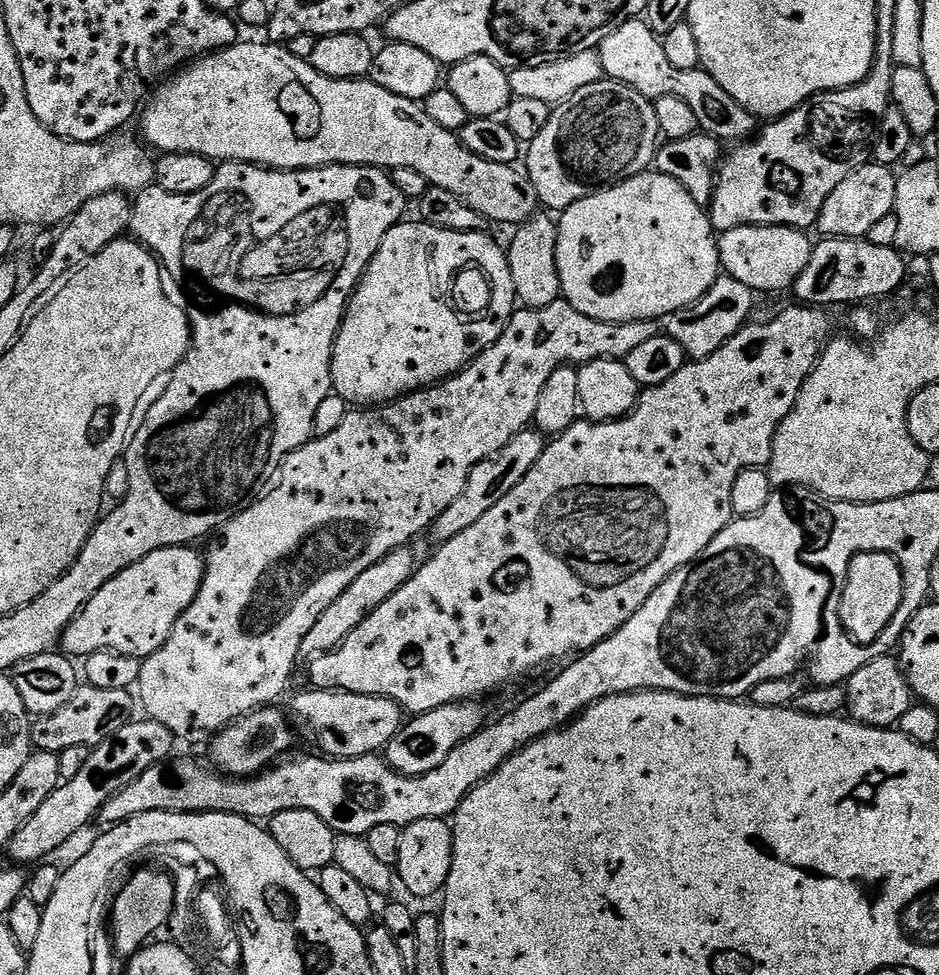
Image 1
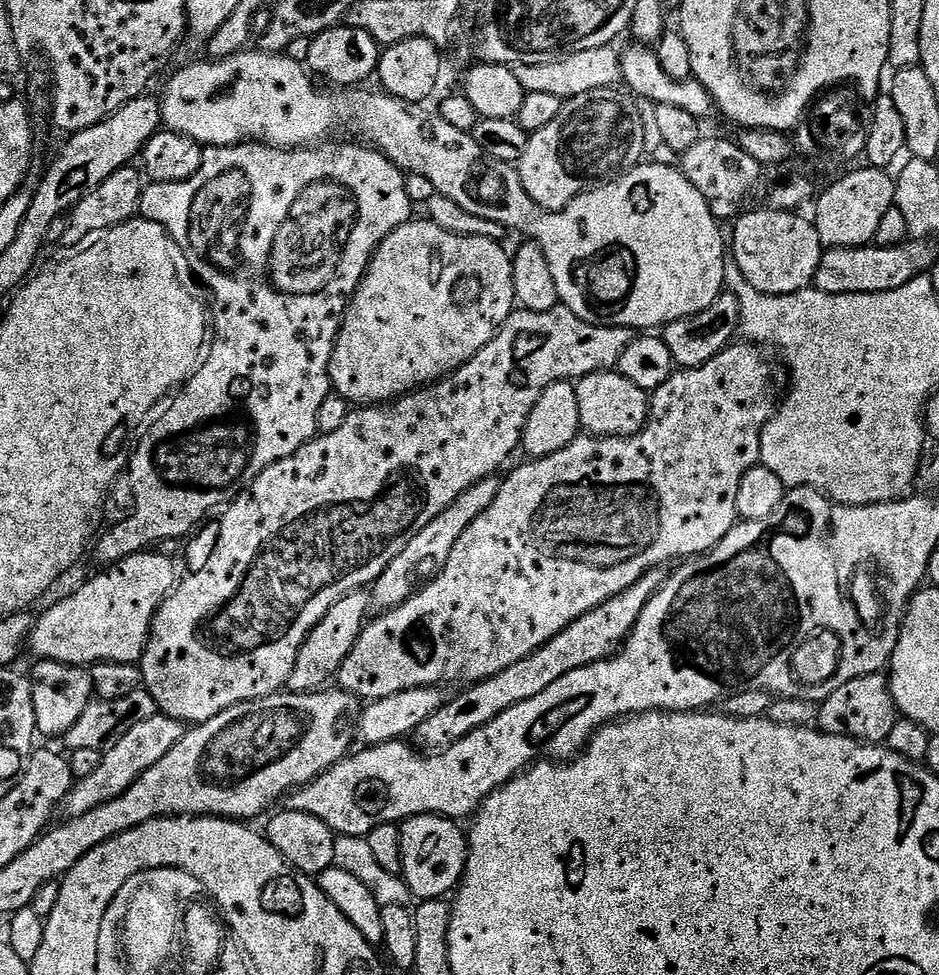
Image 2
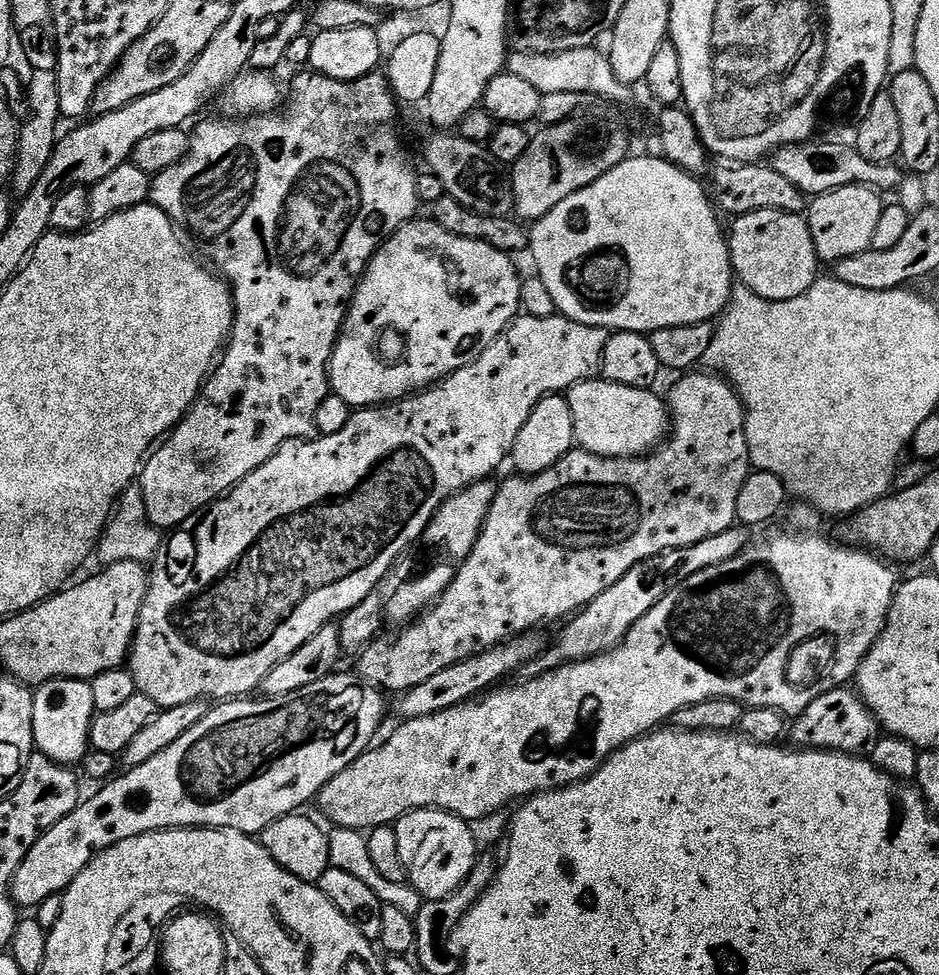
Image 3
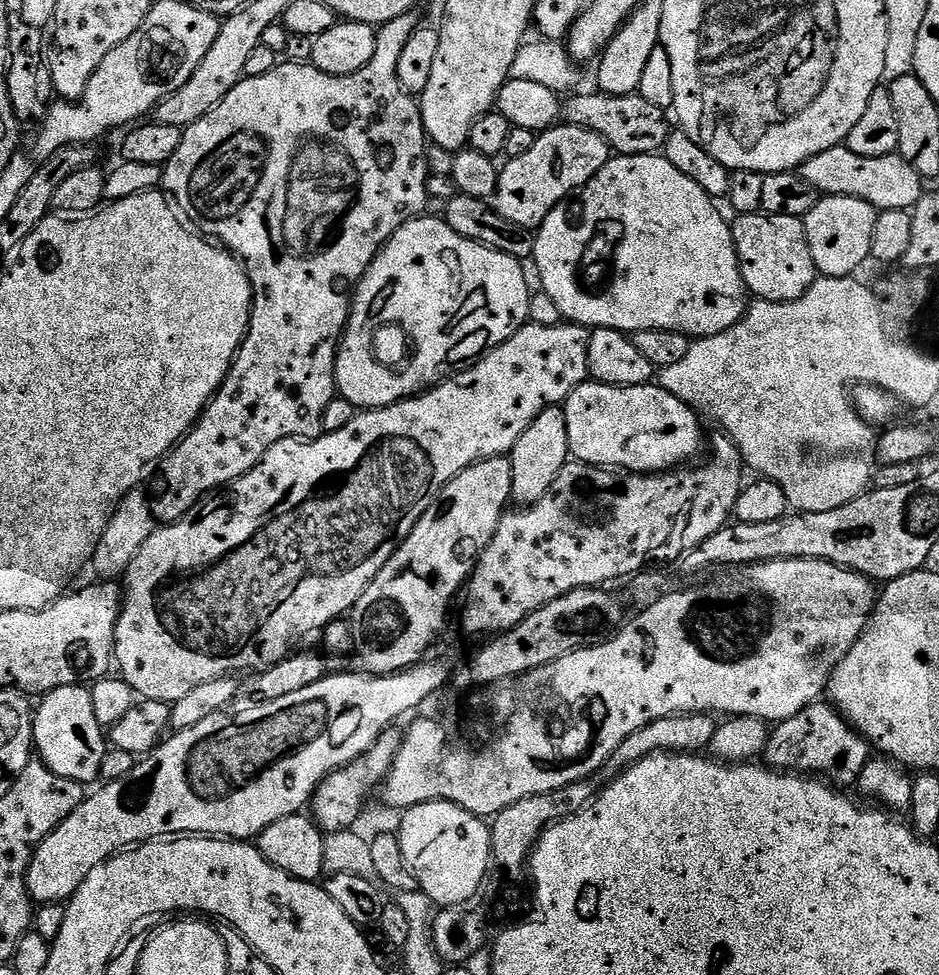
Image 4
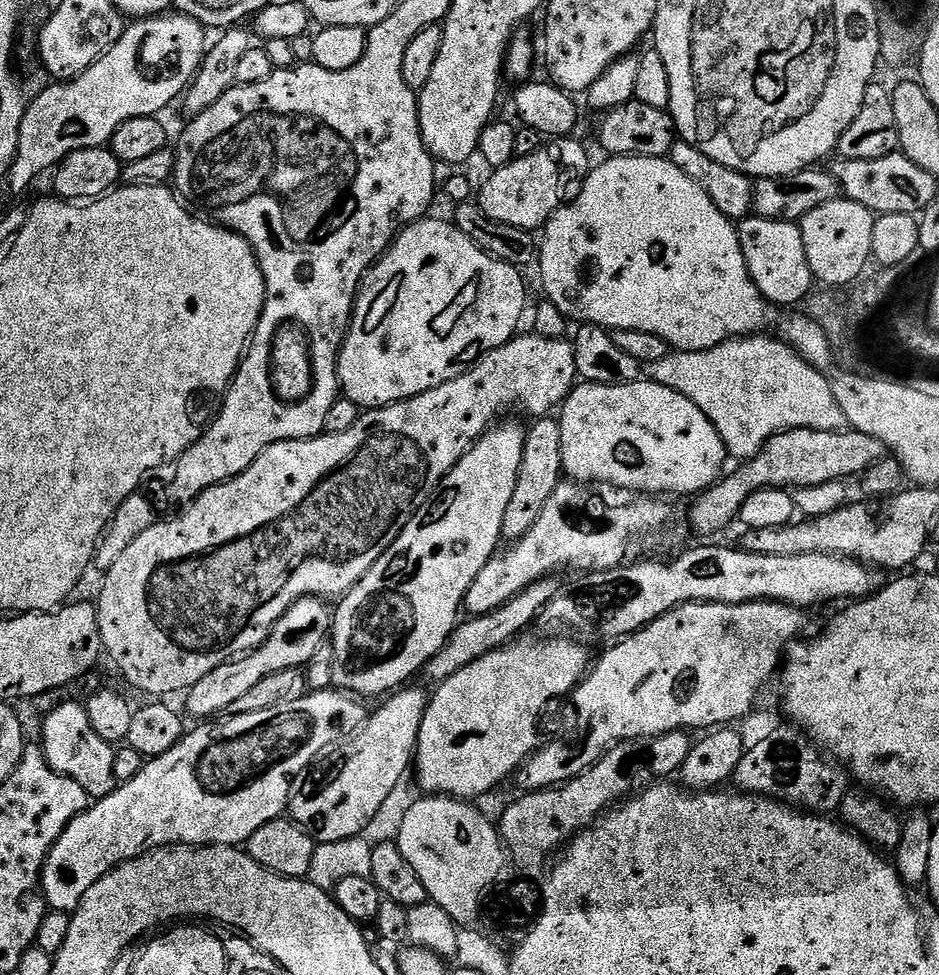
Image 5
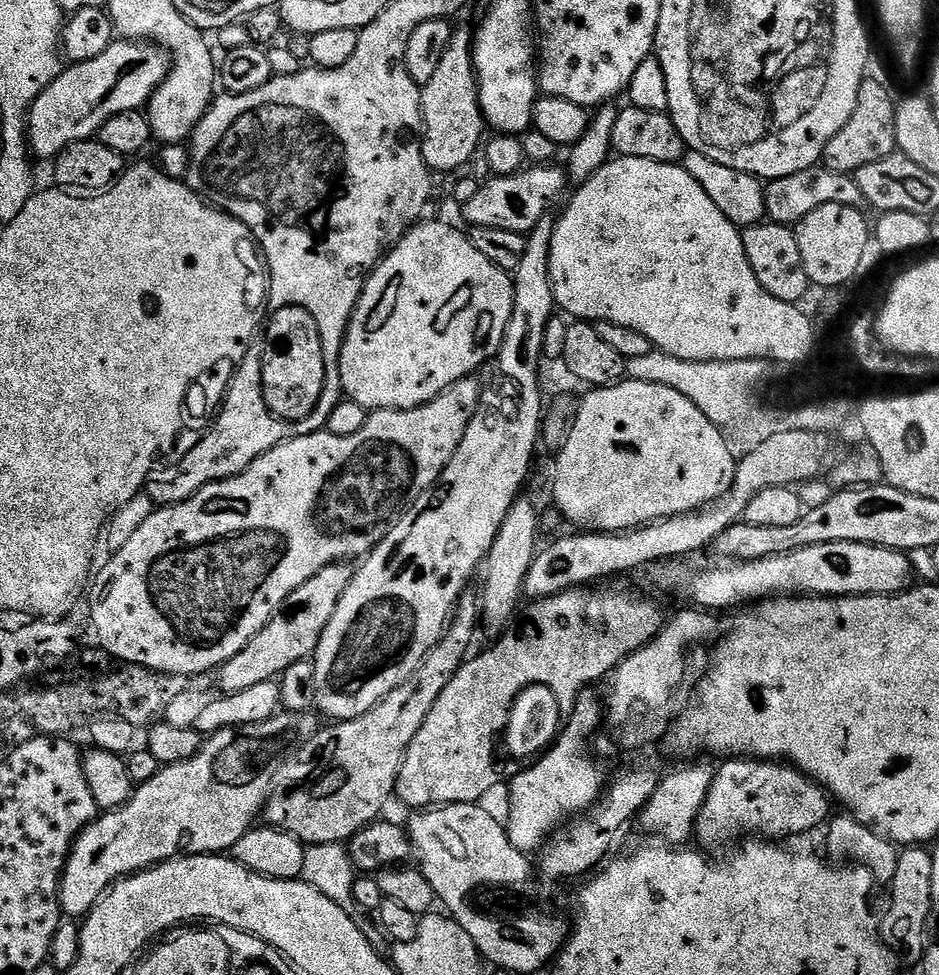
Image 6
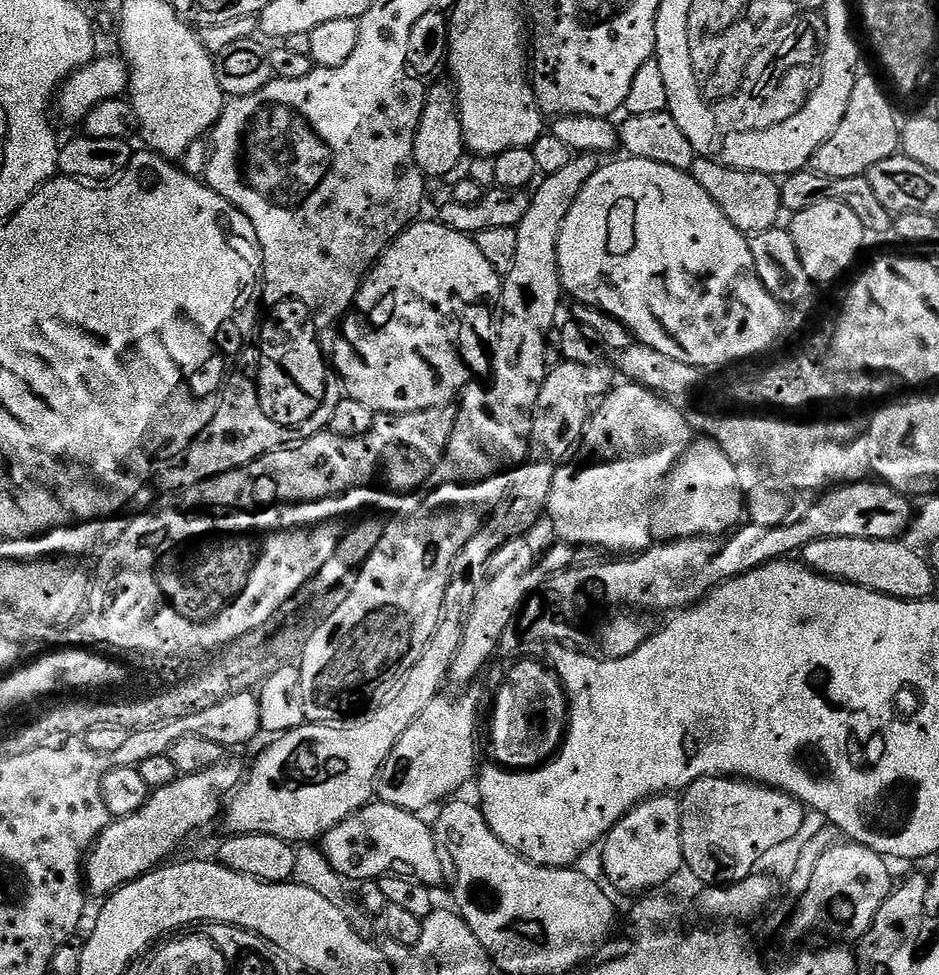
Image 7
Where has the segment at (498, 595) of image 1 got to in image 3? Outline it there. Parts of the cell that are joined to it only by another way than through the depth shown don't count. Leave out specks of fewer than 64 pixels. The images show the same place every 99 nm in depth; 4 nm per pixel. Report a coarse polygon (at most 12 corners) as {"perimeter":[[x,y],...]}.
{"perimeter":[[692,370],[643,456],[501,483],[440,599],[358,657],[403,694],[737,523],[744,404]]}

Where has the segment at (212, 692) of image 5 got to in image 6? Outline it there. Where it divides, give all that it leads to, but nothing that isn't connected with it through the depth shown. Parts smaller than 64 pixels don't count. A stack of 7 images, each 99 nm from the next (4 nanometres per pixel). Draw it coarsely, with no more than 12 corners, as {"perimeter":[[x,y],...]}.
{"perimeter":[[353,565],[318,570],[238,653],[219,691],[276,680],[313,655]]}

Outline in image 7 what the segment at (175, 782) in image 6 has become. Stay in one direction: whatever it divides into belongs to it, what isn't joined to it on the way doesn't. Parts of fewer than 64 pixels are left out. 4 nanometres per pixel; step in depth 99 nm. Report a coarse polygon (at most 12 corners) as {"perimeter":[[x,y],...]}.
{"perimeter":[[225,758],[155,789],[86,857],[107,898],[221,815],[246,768]]}

